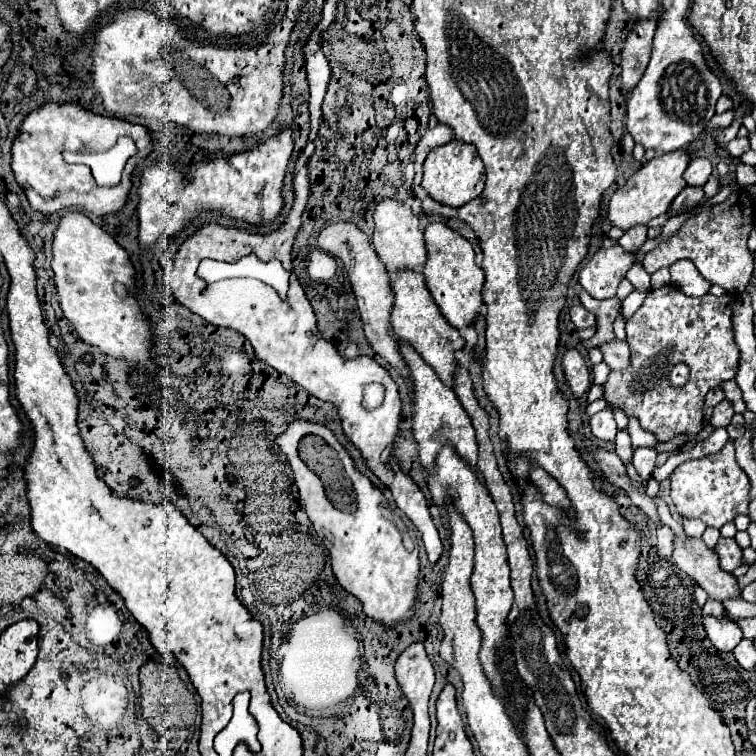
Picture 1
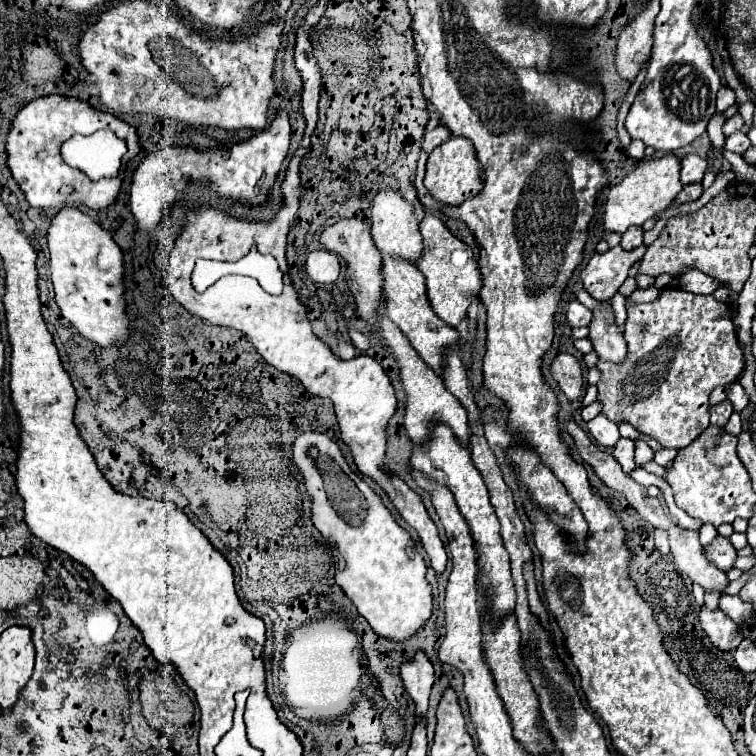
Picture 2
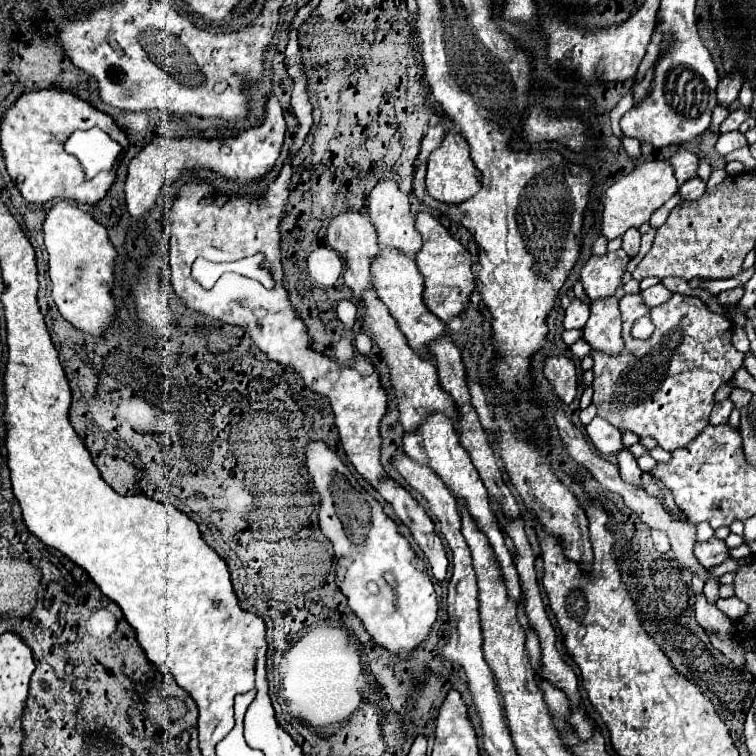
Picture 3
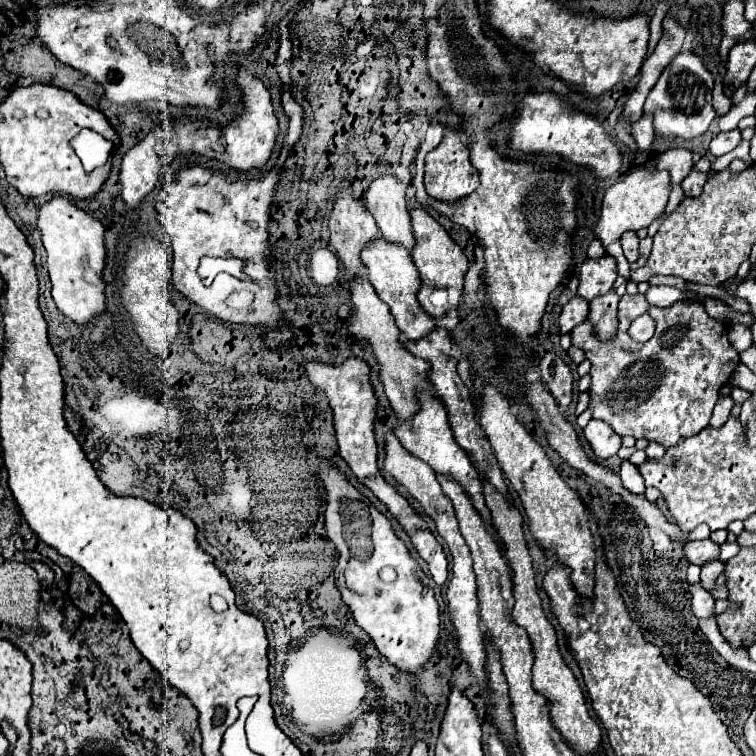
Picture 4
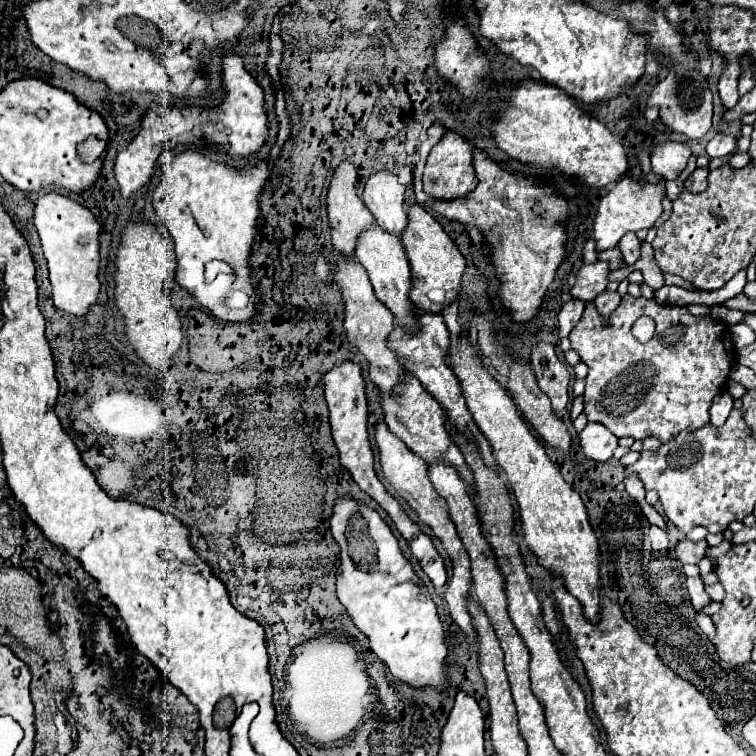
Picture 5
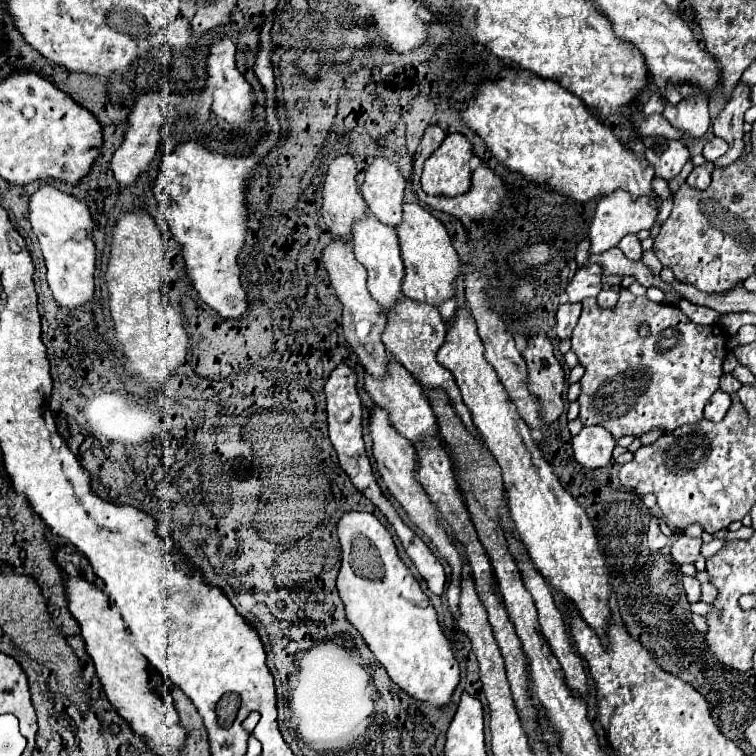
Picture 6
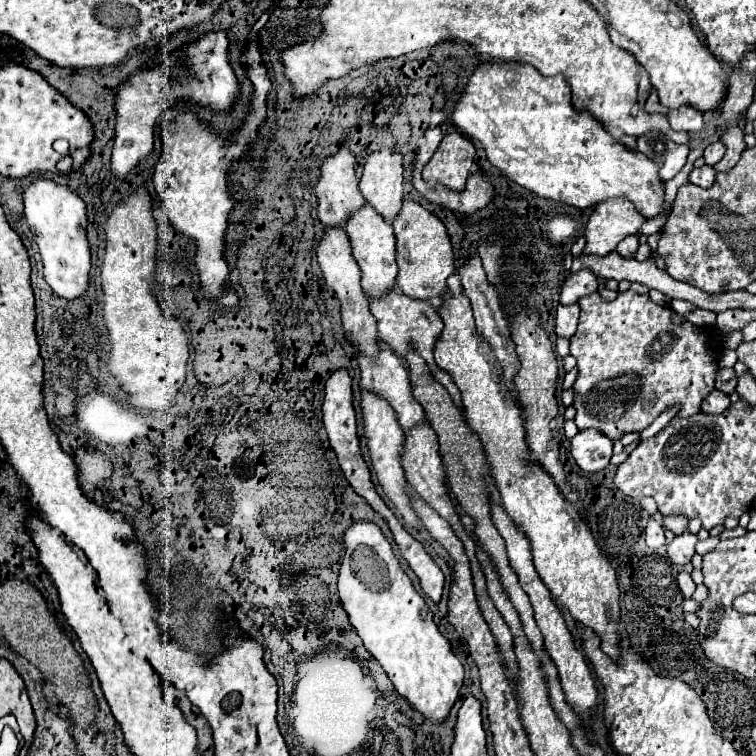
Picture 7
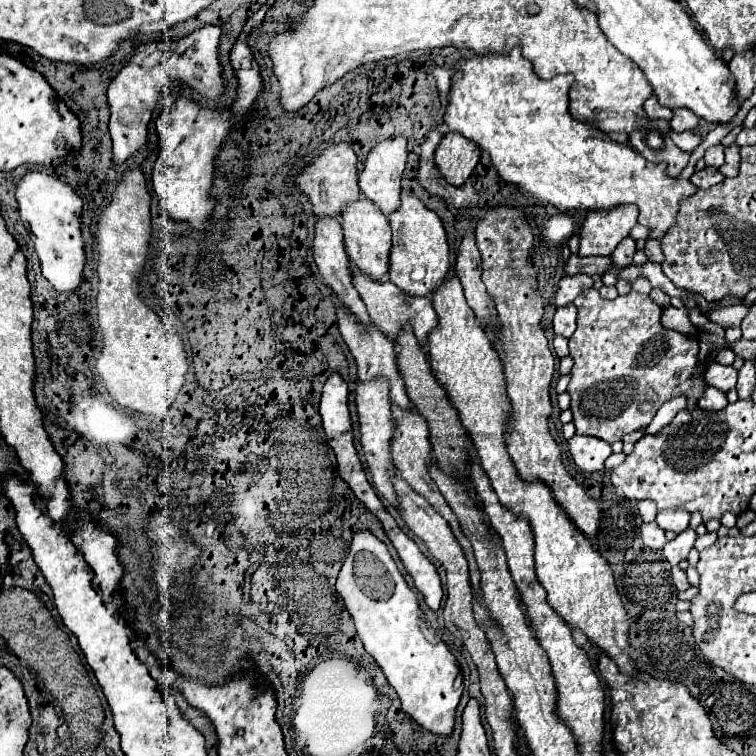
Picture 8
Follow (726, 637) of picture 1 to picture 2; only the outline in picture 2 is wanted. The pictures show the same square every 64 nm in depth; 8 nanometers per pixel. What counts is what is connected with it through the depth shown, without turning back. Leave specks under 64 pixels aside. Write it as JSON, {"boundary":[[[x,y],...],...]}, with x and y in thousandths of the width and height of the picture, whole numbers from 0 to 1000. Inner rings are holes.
{"boundary":[[[929,802],[923,817],[926,817],[926,825],[929,825],[931,836],[937,839],[939,849],[950,860],[968,862],[984,847],[979,828],[971,825],[955,807],[937,807]]]}

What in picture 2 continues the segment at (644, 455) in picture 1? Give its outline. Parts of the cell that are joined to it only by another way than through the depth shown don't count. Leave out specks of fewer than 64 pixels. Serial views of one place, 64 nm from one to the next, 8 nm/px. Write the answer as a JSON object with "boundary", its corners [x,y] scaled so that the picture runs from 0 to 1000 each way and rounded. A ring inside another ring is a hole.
{"boundary":[[[844,582],[844,585],[841,585],[841,603],[839,603],[841,616],[844,616],[844,619],[849,619],[852,614],[862,611],[862,606],[865,606],[862,593],[860,593],[860,590],[857,590],[852,582]]]}

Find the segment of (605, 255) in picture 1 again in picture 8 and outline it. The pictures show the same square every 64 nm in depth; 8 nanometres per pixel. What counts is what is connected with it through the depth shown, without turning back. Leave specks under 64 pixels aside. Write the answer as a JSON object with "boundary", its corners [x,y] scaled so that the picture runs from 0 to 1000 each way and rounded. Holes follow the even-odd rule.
{"boundary":[[[759,362],[759,365],[746,365],[738,376],[738,386],[735,386],[735,405],[749,405],[757,402],[762,397],[762,392],[770,384],[778,384],[786,378],[783,365],[778,362]]]}

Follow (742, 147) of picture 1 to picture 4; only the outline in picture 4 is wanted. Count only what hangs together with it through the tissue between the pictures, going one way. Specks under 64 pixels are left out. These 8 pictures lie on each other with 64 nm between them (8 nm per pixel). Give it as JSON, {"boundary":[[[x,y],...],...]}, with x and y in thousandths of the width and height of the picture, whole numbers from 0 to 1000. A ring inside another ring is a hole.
{"boundary":[[[966,172],[966,175],[952,175],[942,188],[939,188],[939,201],[944,206],[955,206],[968,201],[976,190],[981,188],[979,172]]]}

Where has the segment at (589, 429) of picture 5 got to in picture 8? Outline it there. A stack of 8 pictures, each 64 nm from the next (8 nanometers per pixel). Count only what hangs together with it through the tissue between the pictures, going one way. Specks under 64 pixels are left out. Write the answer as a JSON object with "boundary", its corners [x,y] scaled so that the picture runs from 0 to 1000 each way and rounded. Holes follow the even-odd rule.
{"boundary":[[[762,574],[751,582],[751,587],[754,587],[754,601],[762,616],[772,624],[799,622],[799,611],[810,601],[810,590],[788,577]]]}

